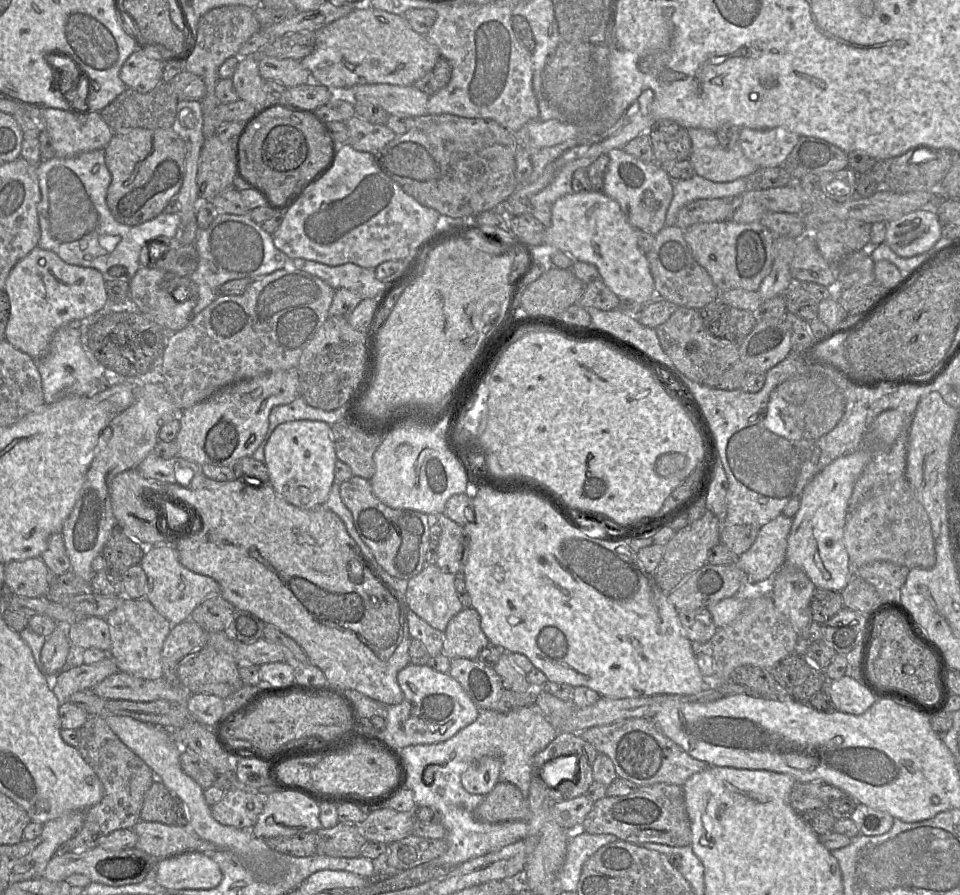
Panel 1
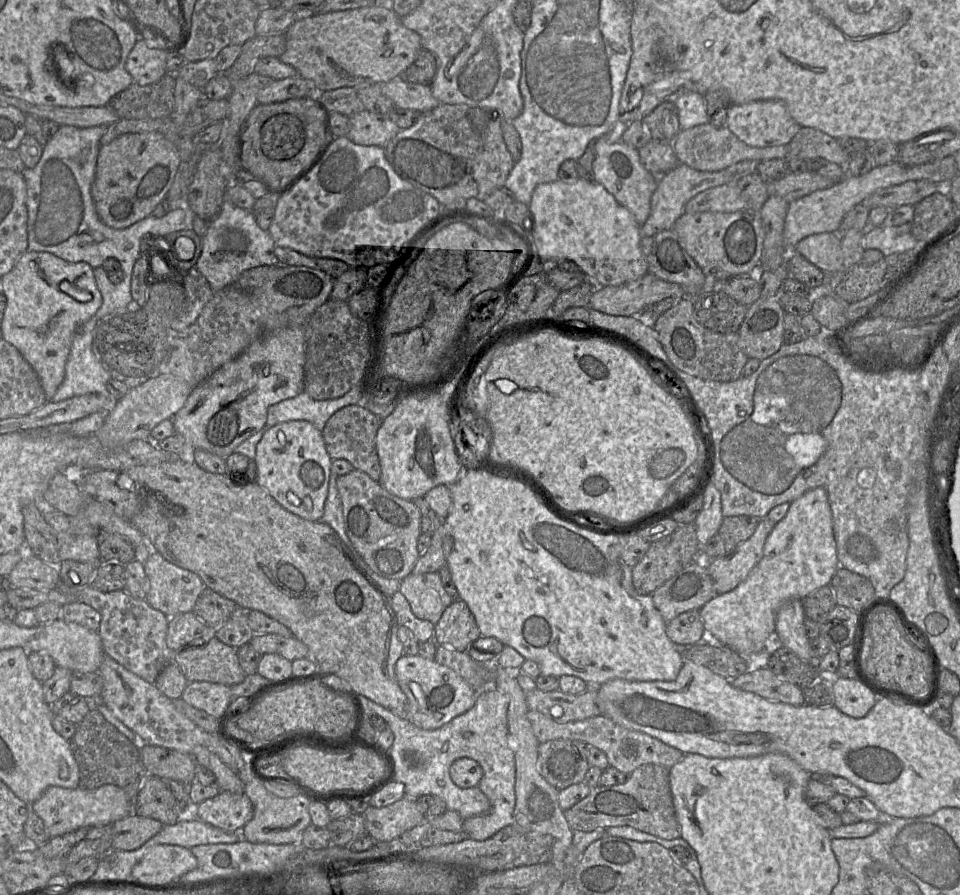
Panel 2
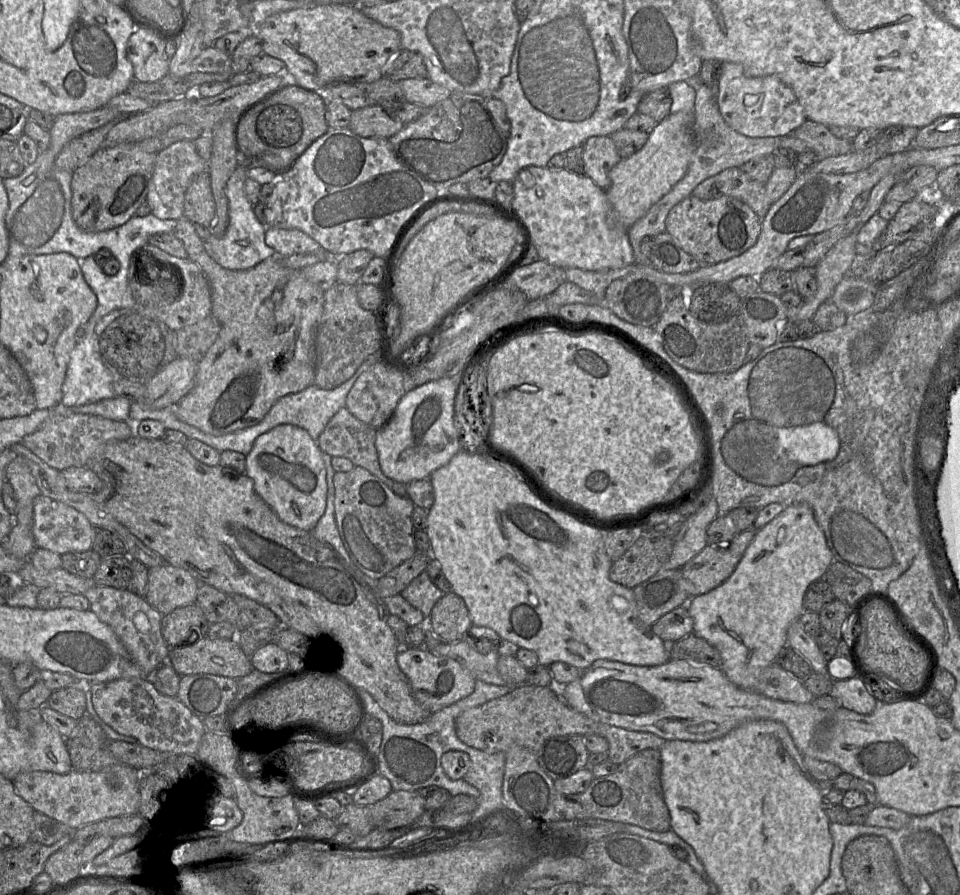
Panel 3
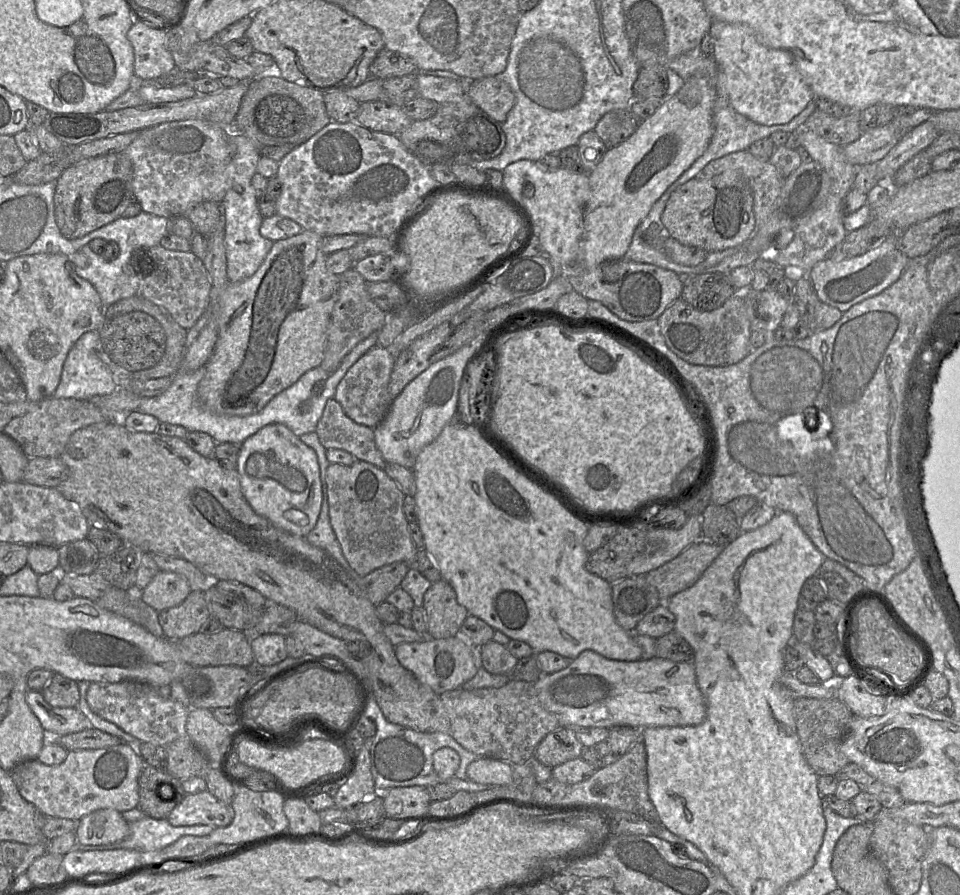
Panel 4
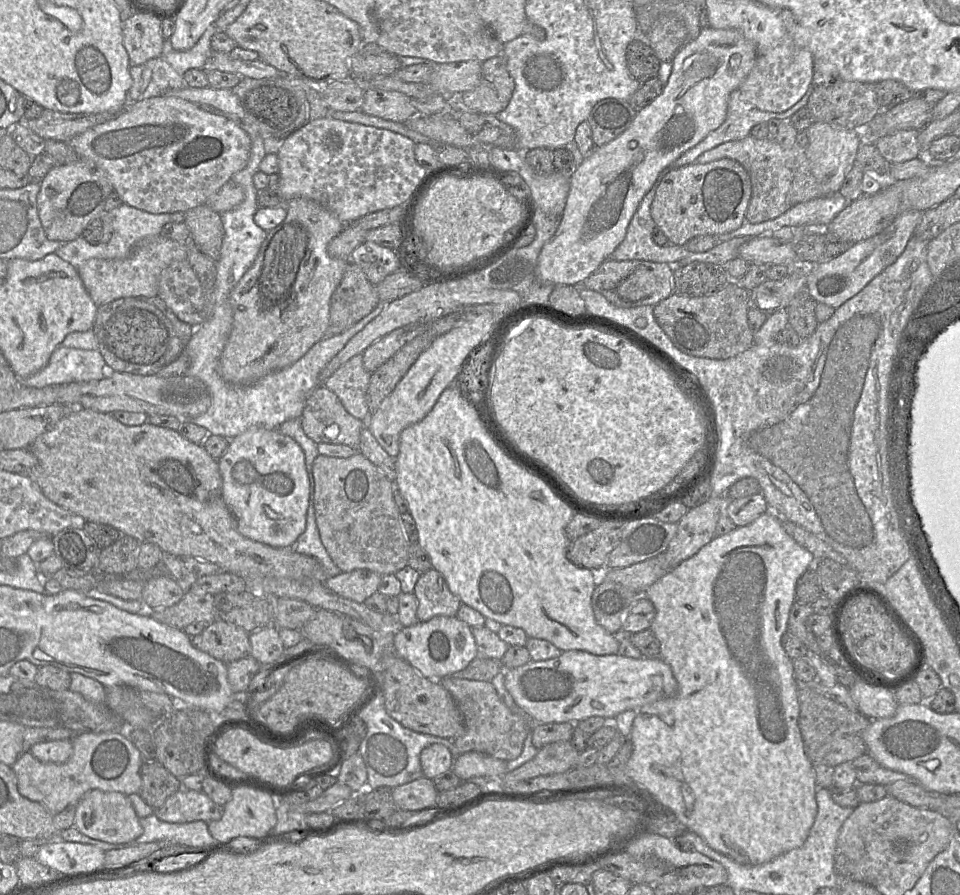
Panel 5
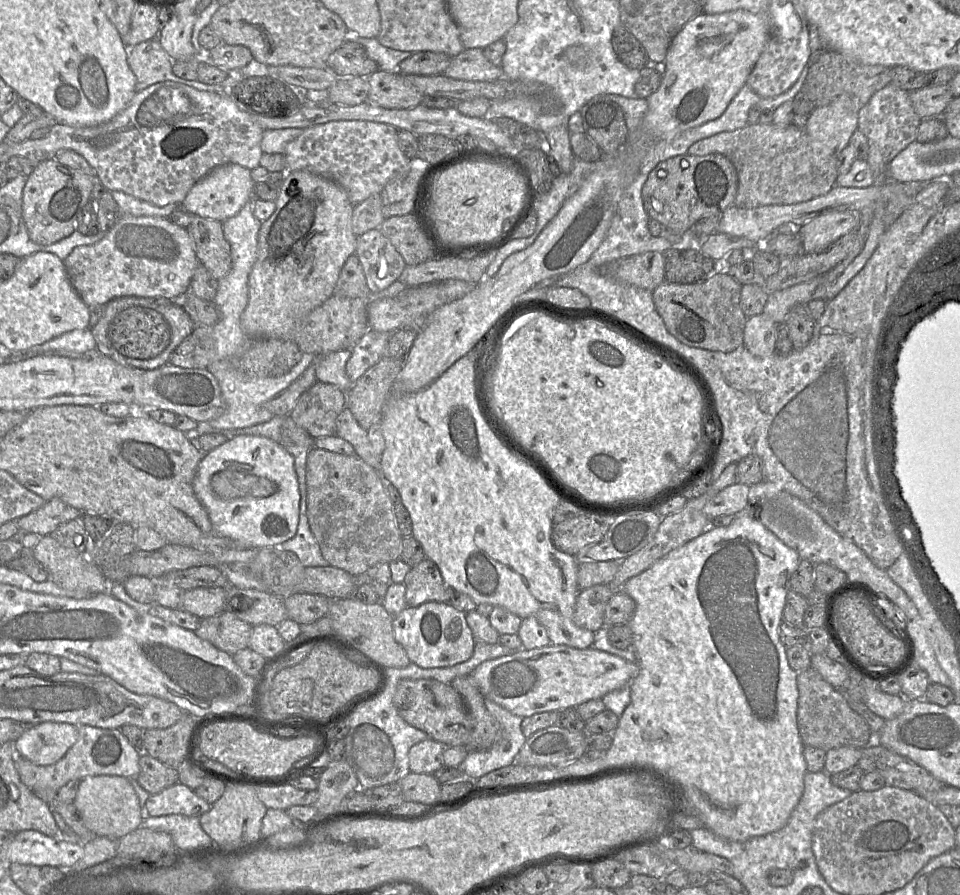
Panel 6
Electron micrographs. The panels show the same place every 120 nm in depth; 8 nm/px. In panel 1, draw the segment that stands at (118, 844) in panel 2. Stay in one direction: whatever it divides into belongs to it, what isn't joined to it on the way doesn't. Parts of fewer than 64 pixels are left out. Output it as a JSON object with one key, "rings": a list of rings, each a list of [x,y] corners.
{"rings":[[[140,820],[133,831],[138,837],[135,848],[157,859],[187,851],[211,853],[212,850],[220,849],[199,838],[189,827]]]}

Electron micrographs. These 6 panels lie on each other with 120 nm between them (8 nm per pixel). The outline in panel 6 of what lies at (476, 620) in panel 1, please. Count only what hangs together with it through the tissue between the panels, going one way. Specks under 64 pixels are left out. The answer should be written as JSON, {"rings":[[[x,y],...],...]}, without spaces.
{"rings":[[[428,558],[409,570],[403,584],[408,607],[417,607],[431,601],[449,603],[455,592],[443,580],[436,564]]]}

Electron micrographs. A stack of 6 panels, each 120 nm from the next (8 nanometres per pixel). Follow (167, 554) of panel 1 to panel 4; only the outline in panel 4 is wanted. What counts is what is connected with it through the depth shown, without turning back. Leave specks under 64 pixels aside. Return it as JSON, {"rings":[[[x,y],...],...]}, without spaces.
{"rings":[[[159,571],[140,592],[139,597],[157,612],[162,612],[182,603],[192,587],[181,575]]]}

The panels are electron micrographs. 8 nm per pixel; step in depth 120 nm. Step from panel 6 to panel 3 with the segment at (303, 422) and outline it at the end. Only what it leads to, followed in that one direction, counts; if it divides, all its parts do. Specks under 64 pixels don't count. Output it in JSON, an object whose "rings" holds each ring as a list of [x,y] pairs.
{"rings":[[[346,407],[340,408],[329,420],[324,430],[317,439],[317,443],[322,452],[331,457],[338,456],[349,459],[354,466],[360,466],[368,470],[371,474],[379,478],[395,494],[401,497],[408,497],[406,484],[397,482],[387,477],[381,470],[375,447],[377,429],[363,423],[354,417]]]}

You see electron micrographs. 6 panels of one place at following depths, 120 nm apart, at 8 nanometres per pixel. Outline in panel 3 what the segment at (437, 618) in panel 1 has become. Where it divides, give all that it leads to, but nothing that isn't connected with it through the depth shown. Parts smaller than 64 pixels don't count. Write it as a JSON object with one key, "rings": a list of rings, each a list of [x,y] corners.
{"rings":[[[426,571],[415,577],[401,593],[402,597],[413,607],[429,617],[434,604],[445,594],[431,581]]]}

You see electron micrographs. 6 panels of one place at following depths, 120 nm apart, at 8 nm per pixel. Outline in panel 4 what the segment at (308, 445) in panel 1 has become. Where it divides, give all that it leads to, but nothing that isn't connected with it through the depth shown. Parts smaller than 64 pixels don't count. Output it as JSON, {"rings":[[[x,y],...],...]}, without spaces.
{"rings":[[[268,424],[239,446],[236,470],[252,509],[274,526],[305,537],[316,525],[322,486],[317,455],[284,424]]]}

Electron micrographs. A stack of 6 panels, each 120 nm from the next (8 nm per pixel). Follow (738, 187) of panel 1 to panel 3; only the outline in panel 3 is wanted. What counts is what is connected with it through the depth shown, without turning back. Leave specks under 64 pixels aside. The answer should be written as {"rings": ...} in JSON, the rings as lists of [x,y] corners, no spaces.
{"rings":[[[699,74],[689,78],[686,82],[696,92],[693,127],[695,128],[699,142],[689,163],[687,172],[682,179],[658,202],[651,206],[644,216],[628,228],[628,236],[633,249],[635,263],[640,265],[653,267],[651,260],[641,251],[642,239],[646,236],[656,236],[666,232],[665,220],[669,211],[680,201],[690,196],[698,184],[727,168],[741,168],[742,165],[751,159],[772,154],[785,137],[748,137],[740,134],[725,122],[719,111],[714,91],[700,80]]]}

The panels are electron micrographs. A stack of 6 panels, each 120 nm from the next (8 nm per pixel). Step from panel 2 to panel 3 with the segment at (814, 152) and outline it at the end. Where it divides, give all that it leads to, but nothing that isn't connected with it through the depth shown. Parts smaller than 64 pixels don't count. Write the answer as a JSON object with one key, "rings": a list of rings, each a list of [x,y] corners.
{"rings":[[[806,119],[793,135],[821,158],[847,154],[852,150],[852,142],[837,138],[827,126],[812,120]]]}

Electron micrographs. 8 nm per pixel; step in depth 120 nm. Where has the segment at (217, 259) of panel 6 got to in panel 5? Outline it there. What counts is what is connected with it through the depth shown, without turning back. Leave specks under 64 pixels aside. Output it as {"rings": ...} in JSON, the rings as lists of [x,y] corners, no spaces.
{"rings":[[[201,204],[185,212],[185,224],[190,231],[190,240],[206,256],[216,261],[220,255],[220,249],[224,238],[224,227],[219,213],[208,205]]]}

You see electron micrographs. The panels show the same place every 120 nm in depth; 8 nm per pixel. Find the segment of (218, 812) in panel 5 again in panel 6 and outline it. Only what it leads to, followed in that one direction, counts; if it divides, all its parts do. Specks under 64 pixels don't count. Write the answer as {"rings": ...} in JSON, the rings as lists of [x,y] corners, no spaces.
{"rings":[[[178,782],[158,794],[150,795],[145,804],[145,815],[200,817],[210,808],[211,804],[196,795],[194,790]]]}

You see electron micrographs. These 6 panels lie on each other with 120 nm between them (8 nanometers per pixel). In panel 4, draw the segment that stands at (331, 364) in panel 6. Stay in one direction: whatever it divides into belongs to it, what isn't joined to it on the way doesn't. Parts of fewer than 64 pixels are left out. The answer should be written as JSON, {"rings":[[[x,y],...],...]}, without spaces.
{"rings":[[[374,346],[361,356],[337,385],[334,398],[354,422],[375,428],[385,417],[394,398],[389,393],[389,381],[395,358],[386,347]]]}

